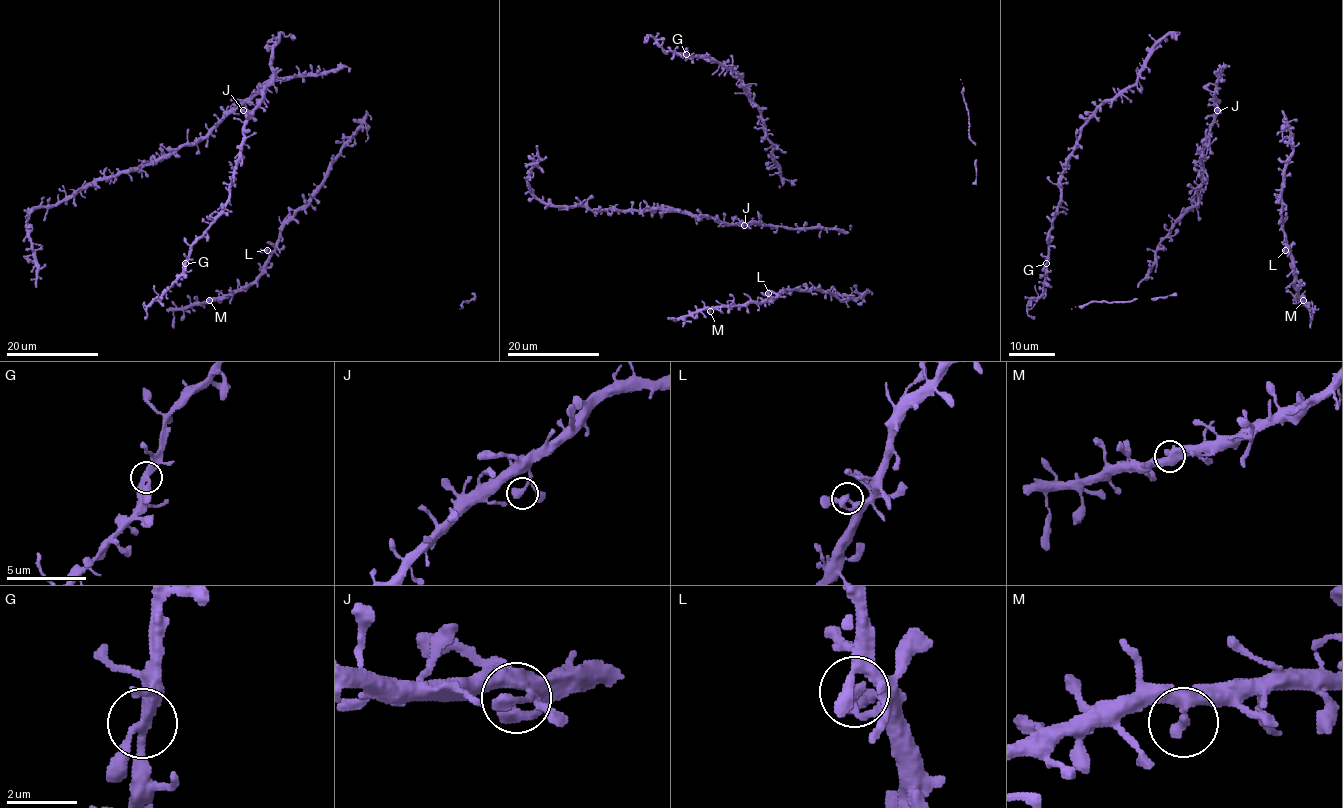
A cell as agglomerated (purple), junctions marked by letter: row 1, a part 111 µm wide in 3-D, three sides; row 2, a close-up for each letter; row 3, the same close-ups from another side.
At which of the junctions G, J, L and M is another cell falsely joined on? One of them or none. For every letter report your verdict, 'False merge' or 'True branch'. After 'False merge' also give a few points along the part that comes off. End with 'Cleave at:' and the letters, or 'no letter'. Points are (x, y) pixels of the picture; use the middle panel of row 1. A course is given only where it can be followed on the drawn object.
G: True branch
J: True branch
L: True branch
M: True branch
Cleave at: no letter

